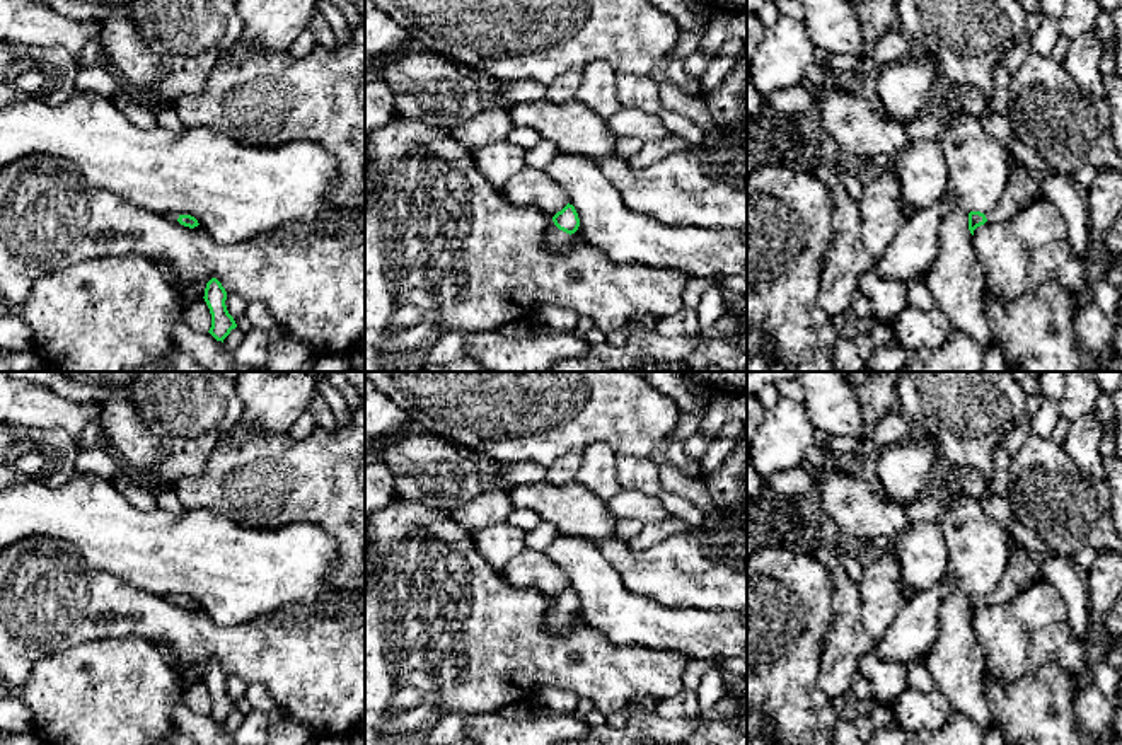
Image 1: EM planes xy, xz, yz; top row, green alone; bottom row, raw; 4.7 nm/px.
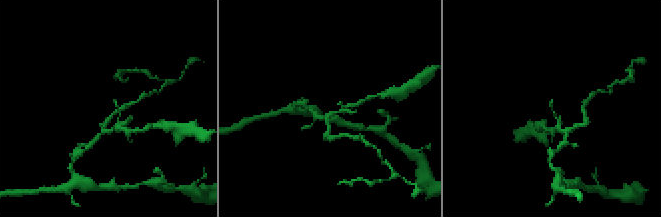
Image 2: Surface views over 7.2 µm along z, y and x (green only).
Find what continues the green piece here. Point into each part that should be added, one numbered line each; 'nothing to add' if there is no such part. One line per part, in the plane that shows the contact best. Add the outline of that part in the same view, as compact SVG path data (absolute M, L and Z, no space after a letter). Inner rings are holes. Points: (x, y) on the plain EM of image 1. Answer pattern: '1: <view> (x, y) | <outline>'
1: xz (560, 623) | M558 609L547 619L549 629L563 634L570 629L570 615L559 612Z

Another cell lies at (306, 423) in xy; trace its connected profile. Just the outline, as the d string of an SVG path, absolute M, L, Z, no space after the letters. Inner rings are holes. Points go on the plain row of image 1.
M305 411L295 419L288 433L292 438L300 440L312 433L315 426L317 426L315 418Z

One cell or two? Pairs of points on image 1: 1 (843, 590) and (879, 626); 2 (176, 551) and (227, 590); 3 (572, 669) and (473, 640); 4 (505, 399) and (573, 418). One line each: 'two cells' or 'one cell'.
1: two cells
2: one cell
3: one cell
4: one cell

